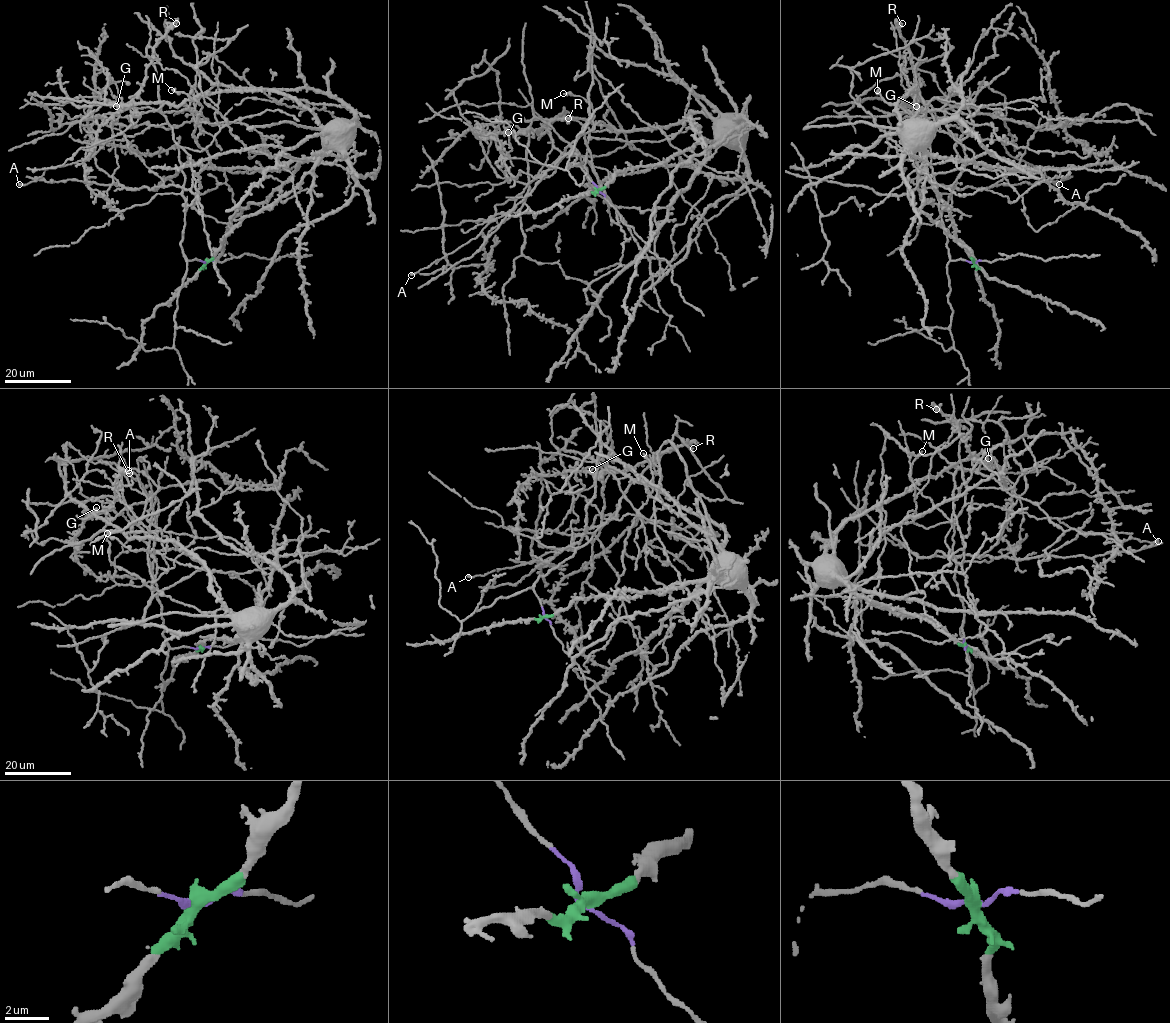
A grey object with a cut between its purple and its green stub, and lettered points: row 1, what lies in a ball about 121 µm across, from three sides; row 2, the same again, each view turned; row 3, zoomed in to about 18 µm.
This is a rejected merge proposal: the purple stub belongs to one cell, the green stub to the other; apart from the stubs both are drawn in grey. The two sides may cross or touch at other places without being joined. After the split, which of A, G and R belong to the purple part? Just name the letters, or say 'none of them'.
A, G, R

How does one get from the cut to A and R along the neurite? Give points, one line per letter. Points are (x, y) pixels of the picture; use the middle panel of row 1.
A: (597, 190), (573, 162), (578, 155), (571, 146), (515, 197), (514, 205), (475, 238), (411, 275)
R: (597, 190), (571, 146), (602, 121), (611, 130), (546, 122), (568, 118)

